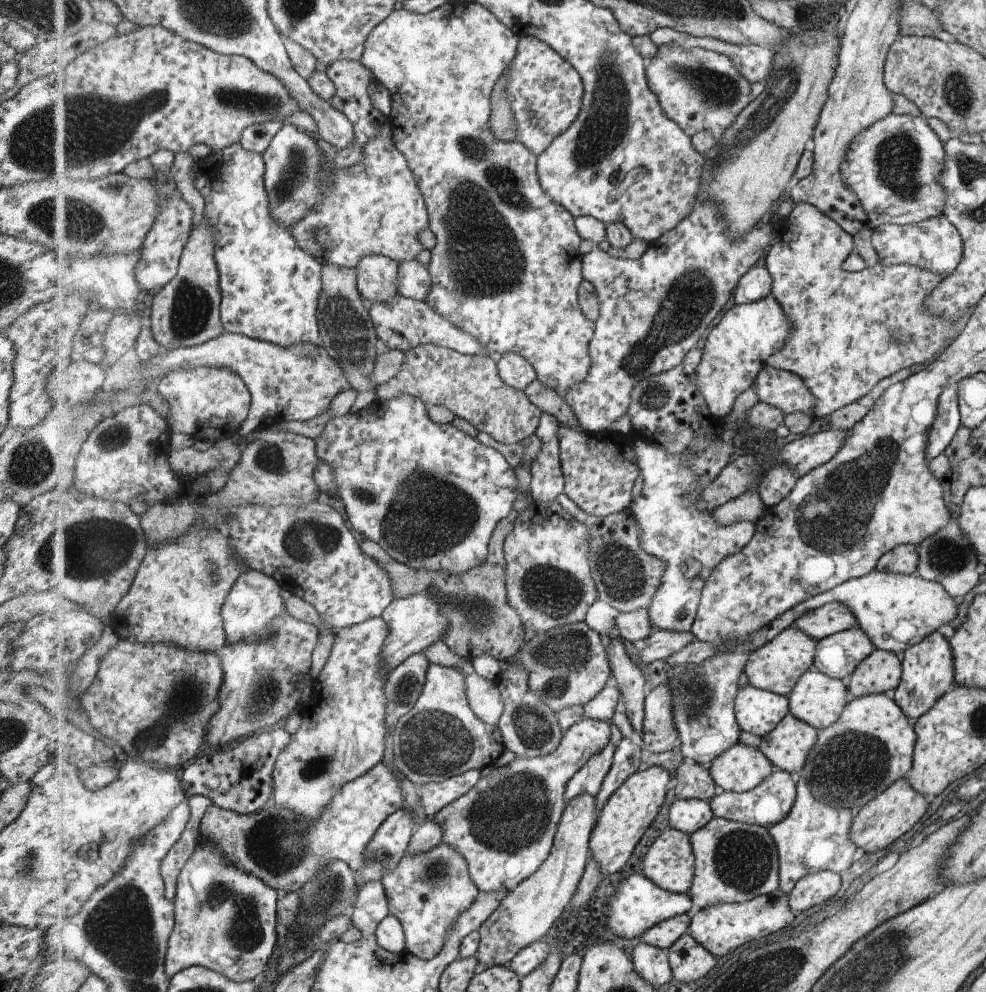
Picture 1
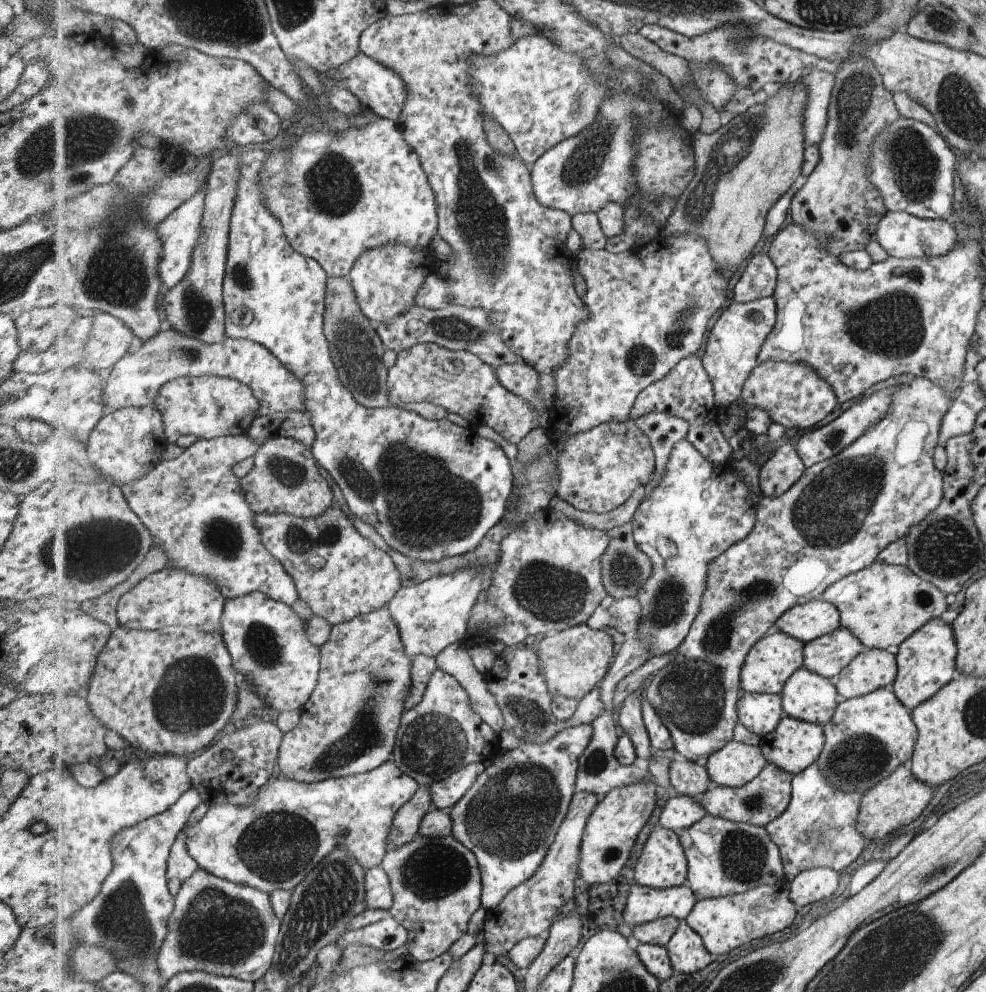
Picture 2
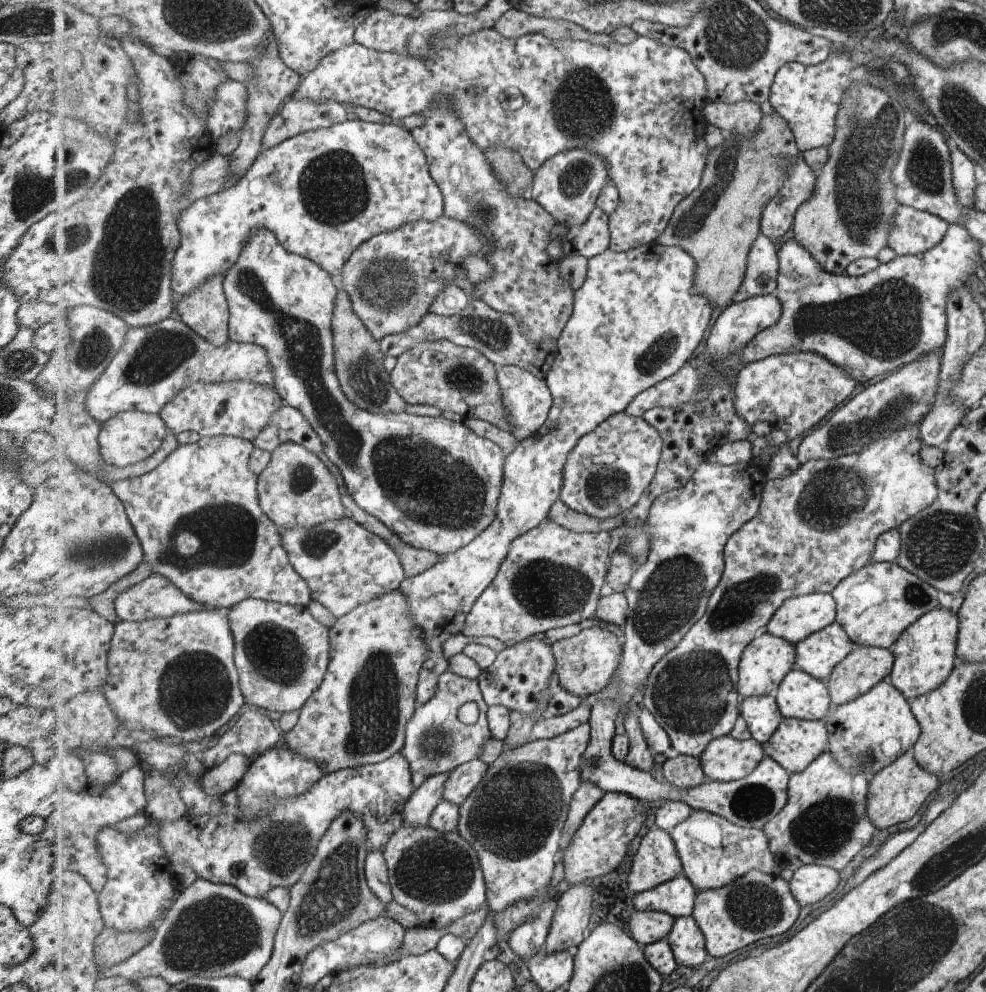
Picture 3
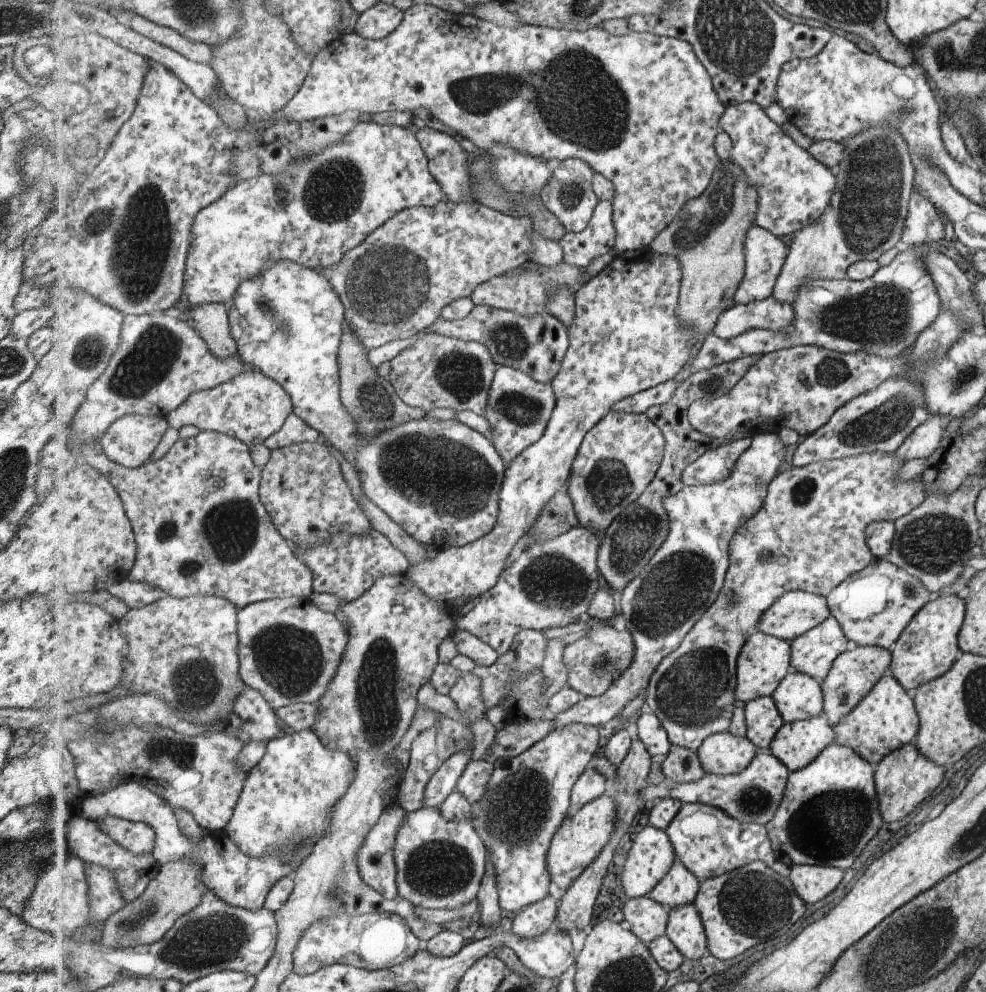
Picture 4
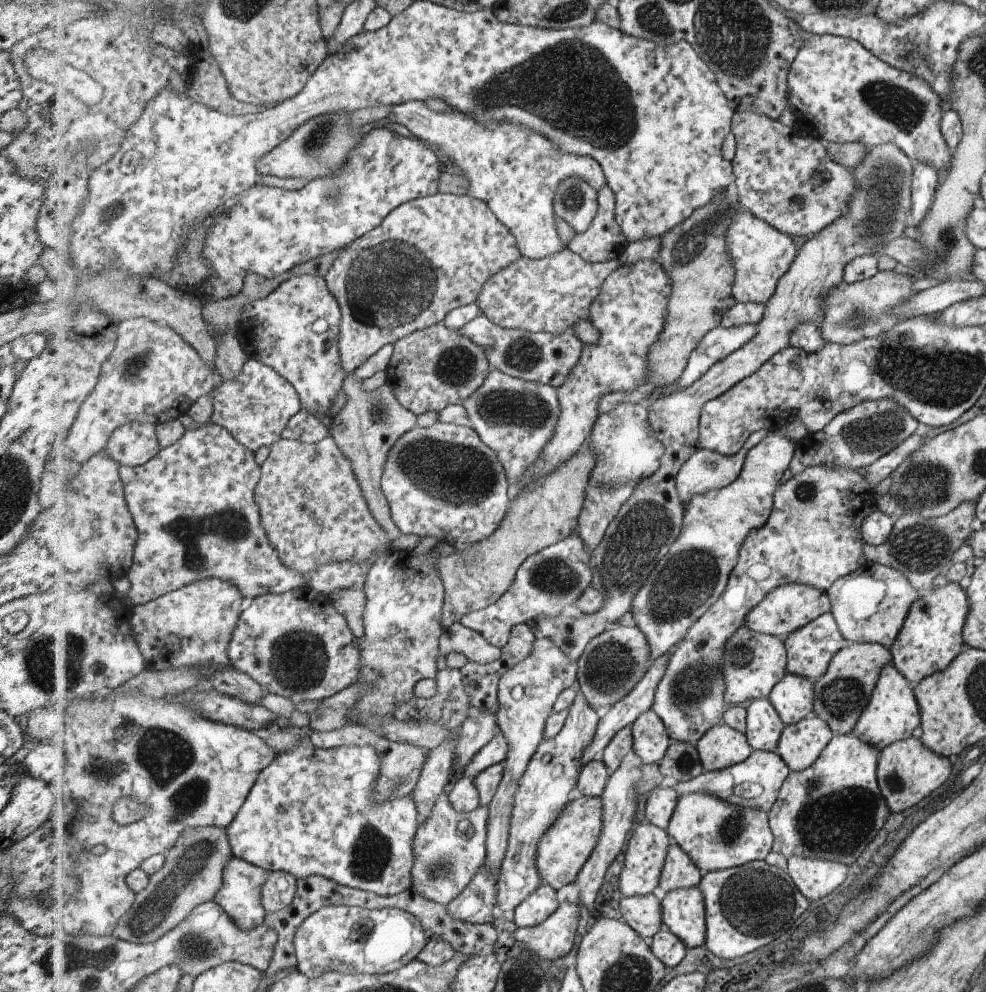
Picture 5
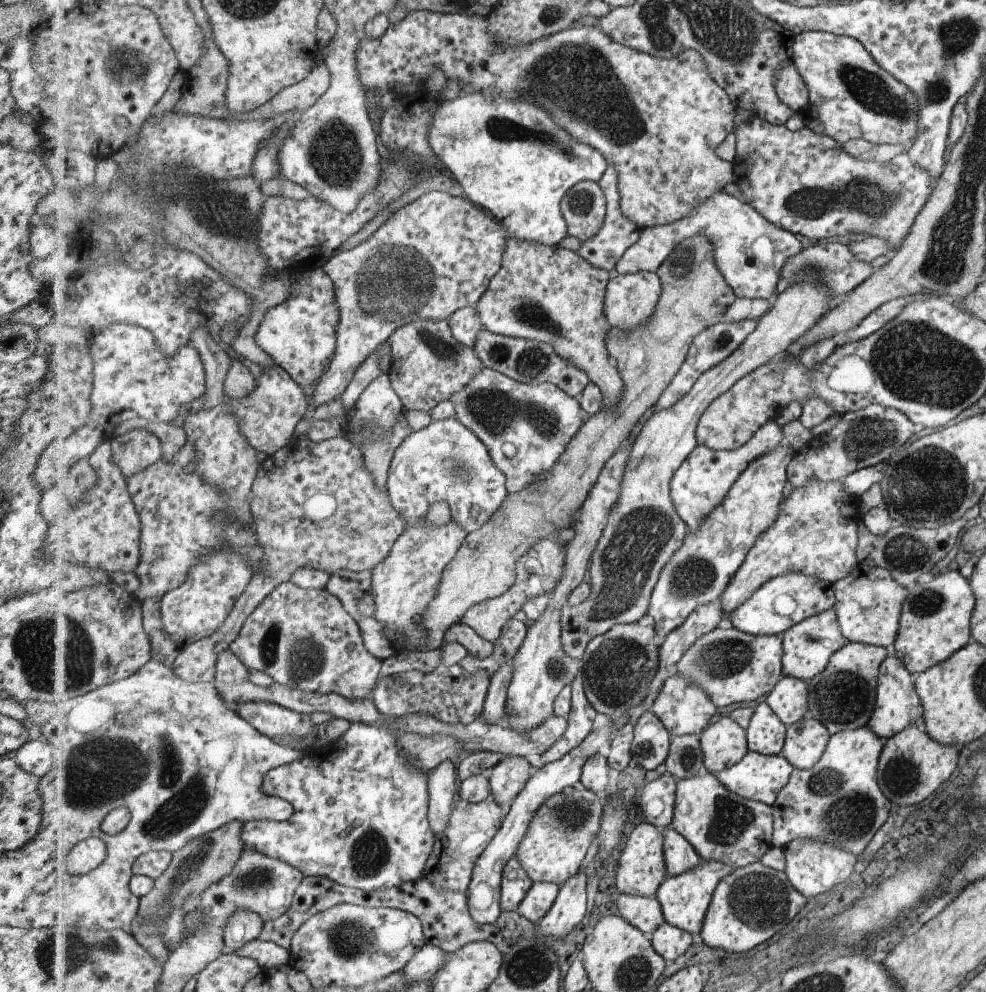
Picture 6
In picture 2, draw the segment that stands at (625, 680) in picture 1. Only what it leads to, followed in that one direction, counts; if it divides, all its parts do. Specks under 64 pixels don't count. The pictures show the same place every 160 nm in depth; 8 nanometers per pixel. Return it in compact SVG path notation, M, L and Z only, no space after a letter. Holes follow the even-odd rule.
M633 695L625 696L621 702L623 708L616 714L616 722L632 738L638 756L650 760L654 750L644 721L642 702Z

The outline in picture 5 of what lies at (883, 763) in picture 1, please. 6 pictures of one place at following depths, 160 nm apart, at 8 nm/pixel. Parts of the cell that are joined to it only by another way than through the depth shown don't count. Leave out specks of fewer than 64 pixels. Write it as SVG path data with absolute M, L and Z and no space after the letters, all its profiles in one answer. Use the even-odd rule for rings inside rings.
M893 662L889 663L879 677L874 694L865 712L859 717L858 724L851 732L858 736L865 744L870 745L881 754L888 746L895 744L899 739L911 737L911 732L921 723L918 703L911 694L911 688L905 682L906 677L899 672Z

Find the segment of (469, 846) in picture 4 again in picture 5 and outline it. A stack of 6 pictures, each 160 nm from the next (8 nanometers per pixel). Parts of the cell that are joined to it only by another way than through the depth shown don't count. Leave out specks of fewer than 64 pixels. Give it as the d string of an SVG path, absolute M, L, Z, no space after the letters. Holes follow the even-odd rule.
M449 795L439 796L432 815L425 823L421 822L414 838L416 859L411 890L442 905L448 905L459 896L486 866L489 820L489 807L464 813L451 804Z

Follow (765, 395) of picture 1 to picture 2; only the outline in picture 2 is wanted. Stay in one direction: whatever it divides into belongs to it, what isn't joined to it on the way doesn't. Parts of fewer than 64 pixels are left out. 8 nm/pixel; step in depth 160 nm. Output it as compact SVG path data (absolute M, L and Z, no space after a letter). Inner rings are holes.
M769 361L760 362L754 368L744 386L741 401L749 411L756 406L767 410L774 422L785 428L805 430L809 426L813 428L835 410L838 396L813 367L787 361Z

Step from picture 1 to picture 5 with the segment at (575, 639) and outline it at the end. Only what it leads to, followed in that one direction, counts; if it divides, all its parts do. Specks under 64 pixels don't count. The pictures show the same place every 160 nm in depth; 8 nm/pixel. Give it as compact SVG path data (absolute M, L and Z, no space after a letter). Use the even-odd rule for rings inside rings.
M637 625L615 628L597 635L578 660L581 694L591 707L604 713L641 682L652 664L651 655L650 642Z

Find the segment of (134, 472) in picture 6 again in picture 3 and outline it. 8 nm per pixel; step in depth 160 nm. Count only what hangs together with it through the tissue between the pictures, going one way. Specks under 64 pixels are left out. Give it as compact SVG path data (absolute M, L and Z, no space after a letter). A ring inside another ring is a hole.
M127 411L110 418L102 424L99 435L100 451L103 460L118 467L128 467L153 456L163 444L169 430L166 420L157 413Z

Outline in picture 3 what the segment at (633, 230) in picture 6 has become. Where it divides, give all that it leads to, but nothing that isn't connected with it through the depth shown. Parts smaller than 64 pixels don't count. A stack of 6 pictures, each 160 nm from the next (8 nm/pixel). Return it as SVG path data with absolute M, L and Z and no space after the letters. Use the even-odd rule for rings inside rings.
M596 207L586 223L569 227L563 250L566 256L577 254L590 259L609 249L611 239L610 216Z

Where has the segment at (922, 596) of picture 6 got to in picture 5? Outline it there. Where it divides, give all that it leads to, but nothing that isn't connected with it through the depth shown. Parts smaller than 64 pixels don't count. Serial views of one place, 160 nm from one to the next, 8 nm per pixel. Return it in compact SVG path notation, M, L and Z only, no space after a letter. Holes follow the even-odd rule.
M947 582L943 587L935 586L934 590L920 594L915 600L906 614L898 639L890 648L894 656L892 662L911 684L917 684L926 676L950 666L964 647L962 628L968 612L968 600L957 583Z

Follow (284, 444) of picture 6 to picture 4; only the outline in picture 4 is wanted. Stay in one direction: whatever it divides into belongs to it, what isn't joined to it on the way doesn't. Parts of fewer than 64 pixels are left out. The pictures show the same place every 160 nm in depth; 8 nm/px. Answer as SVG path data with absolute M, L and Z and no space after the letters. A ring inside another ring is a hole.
M256 369L245 370L234 380L195 393L178 411L171 412L166 420L179 430L185 426L197 426L201 431L223 432L253 448L279 432L292 413L294 405L290 393L277 380Z

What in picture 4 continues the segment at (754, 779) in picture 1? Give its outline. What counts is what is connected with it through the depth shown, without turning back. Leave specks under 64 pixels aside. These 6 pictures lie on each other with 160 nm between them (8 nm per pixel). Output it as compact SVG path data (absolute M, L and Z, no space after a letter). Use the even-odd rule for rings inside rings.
M726 731L709 736L699 748L698 756L706 773L723 775L743 772L758 752L748 737Z

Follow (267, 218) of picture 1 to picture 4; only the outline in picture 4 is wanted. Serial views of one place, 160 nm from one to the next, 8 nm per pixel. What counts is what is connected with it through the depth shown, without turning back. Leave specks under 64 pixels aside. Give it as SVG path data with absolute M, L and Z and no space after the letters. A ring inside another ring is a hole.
M278 260L263 274L243 280L229 305L229 314L231 335L238 341L240 358L277 380L290 393L294 414L319 430L349 462L355 462L363 476L365 494L415 541L432 545L441 552L452 547L465 547L494 531L501 514L499 499L507 464L491 439L457 419L441 421L427 417L409 420L407 424L381 432L371 440L359 432L358 422L343 405L339 390L339 350L345 332L346 308L330 280L322 273L299 262Z

